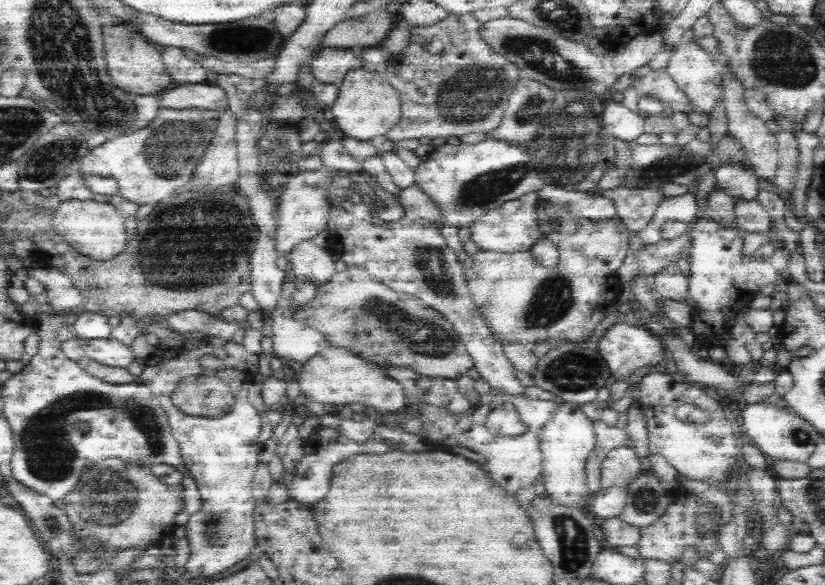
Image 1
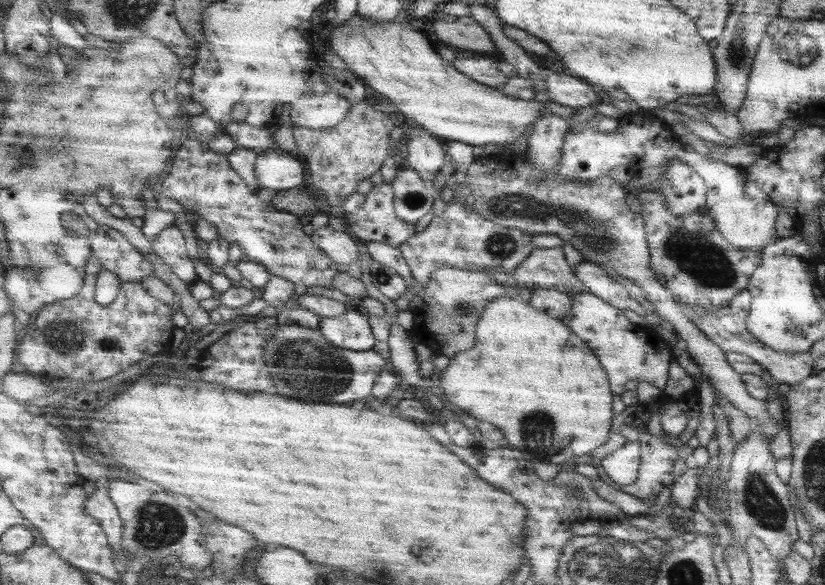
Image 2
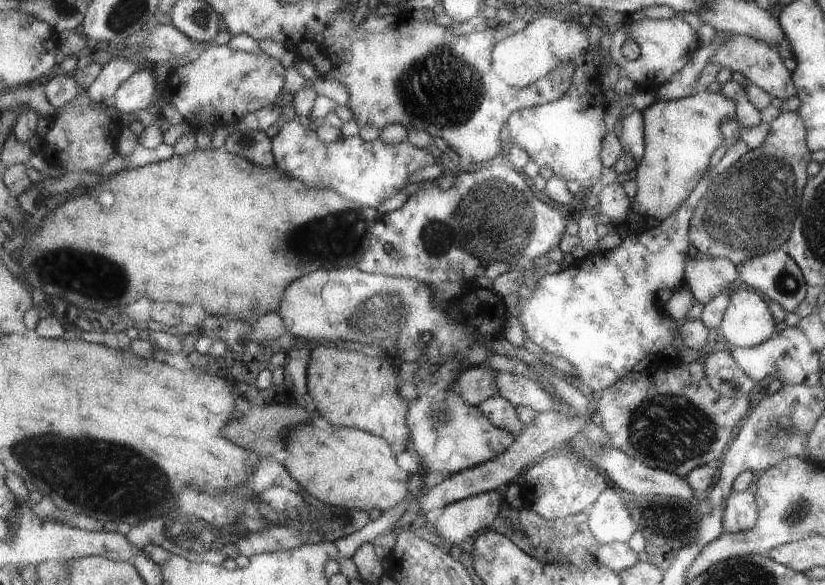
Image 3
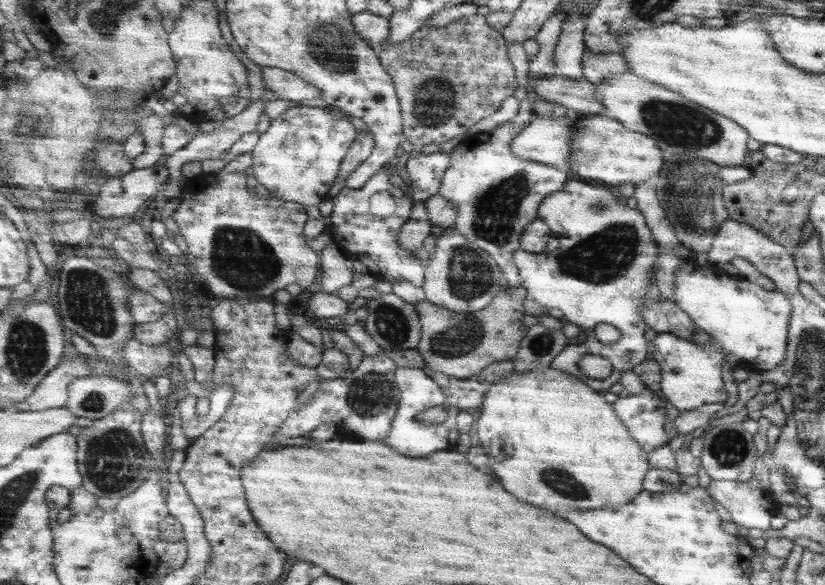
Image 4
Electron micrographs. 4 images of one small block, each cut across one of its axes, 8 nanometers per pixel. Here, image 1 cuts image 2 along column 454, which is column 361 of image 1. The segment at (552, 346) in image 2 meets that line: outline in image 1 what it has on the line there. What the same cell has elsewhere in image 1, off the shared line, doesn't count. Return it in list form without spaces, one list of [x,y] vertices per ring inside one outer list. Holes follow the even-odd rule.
[[[328,348],[320,356],[308,360],[302,366],[302,374],[298,378],[298,388],[300,396],[306,396],[314,402],[320,404],[330,404],[330,406],[350,406],[354,402],[368,404],[376,408],[378,414],[388,414],[388,412],[400,412],[406,410],[406,394],[402,386],[394,380],[388,380],[382,372],[374,370],[366,360],[358,358],[350,350],[342,348]]]

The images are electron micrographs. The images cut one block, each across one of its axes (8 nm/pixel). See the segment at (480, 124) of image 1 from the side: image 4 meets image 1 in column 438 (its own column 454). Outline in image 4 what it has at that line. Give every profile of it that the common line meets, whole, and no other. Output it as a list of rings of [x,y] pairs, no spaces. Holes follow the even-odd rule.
[[[479,12],[477,16],[469,16],[445,28],[425,26],[417,34],[413,34],[413,38],[401,44],[389,44],[385,40],[381,46],[381,62],[385,66],[385,72],[389,72],[389,76],[393,78],[397,86],[397,96],[401,98],[405,138],[417,150],[427,144],[439,146],[459,134],[467,136],[471,126],[499,112],[501,104],[517,90],[517,72],[509,60],[509,46],[505,42],[505,34],[489,26],[487,12]]]

